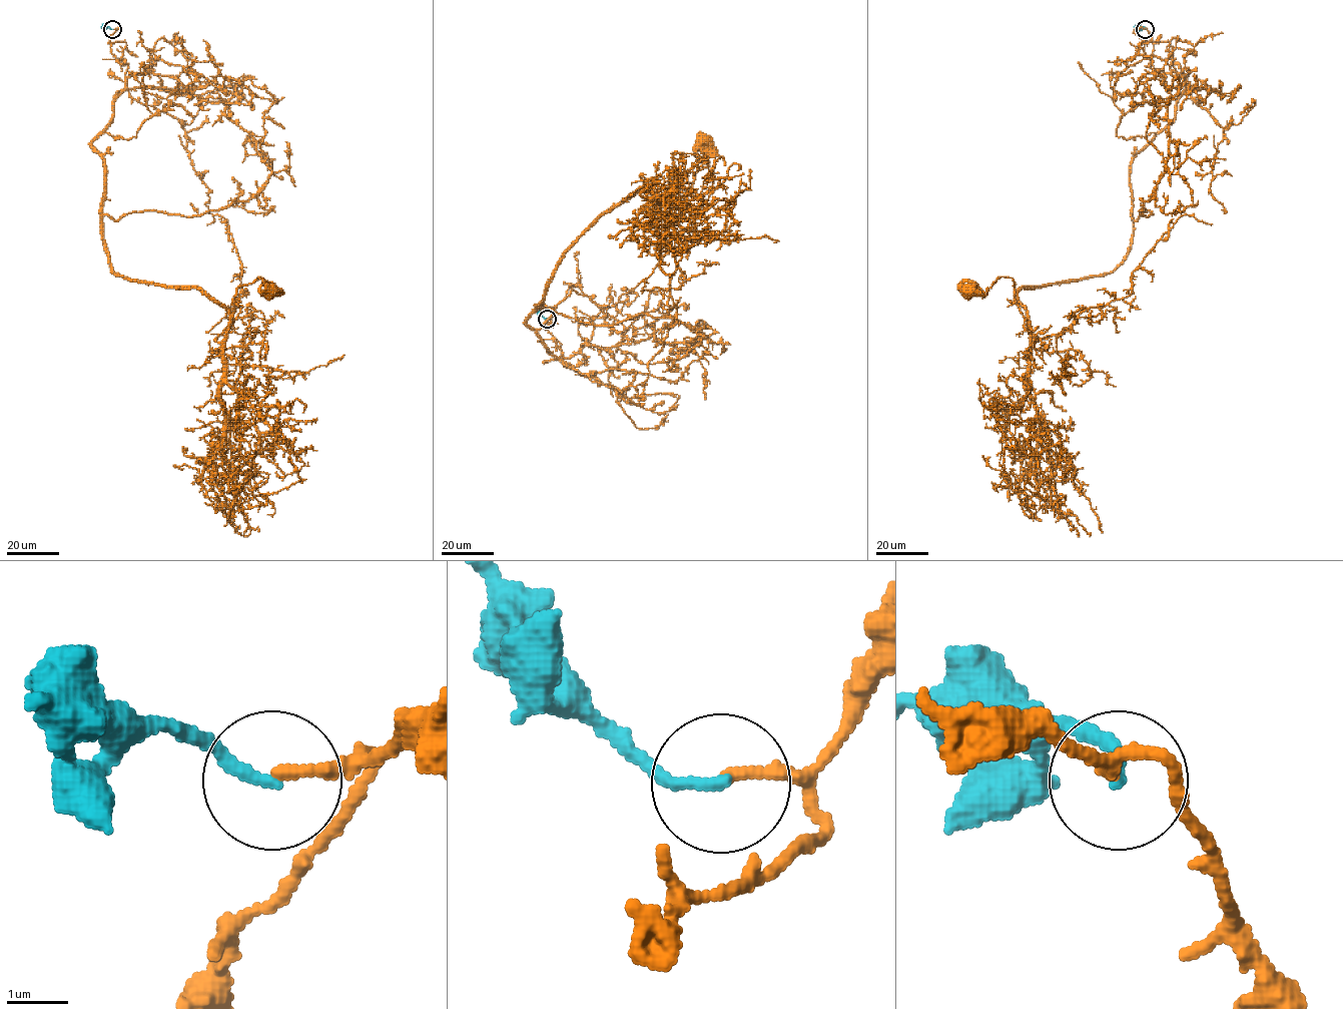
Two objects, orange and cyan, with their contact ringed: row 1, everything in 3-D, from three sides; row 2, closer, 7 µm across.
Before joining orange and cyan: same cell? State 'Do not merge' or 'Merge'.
Do not merge

